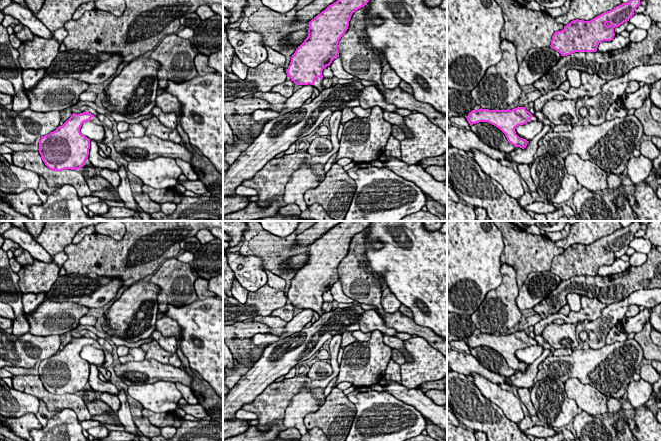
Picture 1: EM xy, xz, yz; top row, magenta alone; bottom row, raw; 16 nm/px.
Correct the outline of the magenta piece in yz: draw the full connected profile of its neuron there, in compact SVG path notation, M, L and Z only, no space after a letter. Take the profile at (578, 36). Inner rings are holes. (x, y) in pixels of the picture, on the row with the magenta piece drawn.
M630 0L590 21L573 20L563 30L553 34L550 47L561 56L575 52L596 52L601 42L613 40L614 28L629 21L639 5L640 0Z

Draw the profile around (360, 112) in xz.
M361 106L352 107L352 111L357 118L367 118L371 114L371 108L364 109Z

